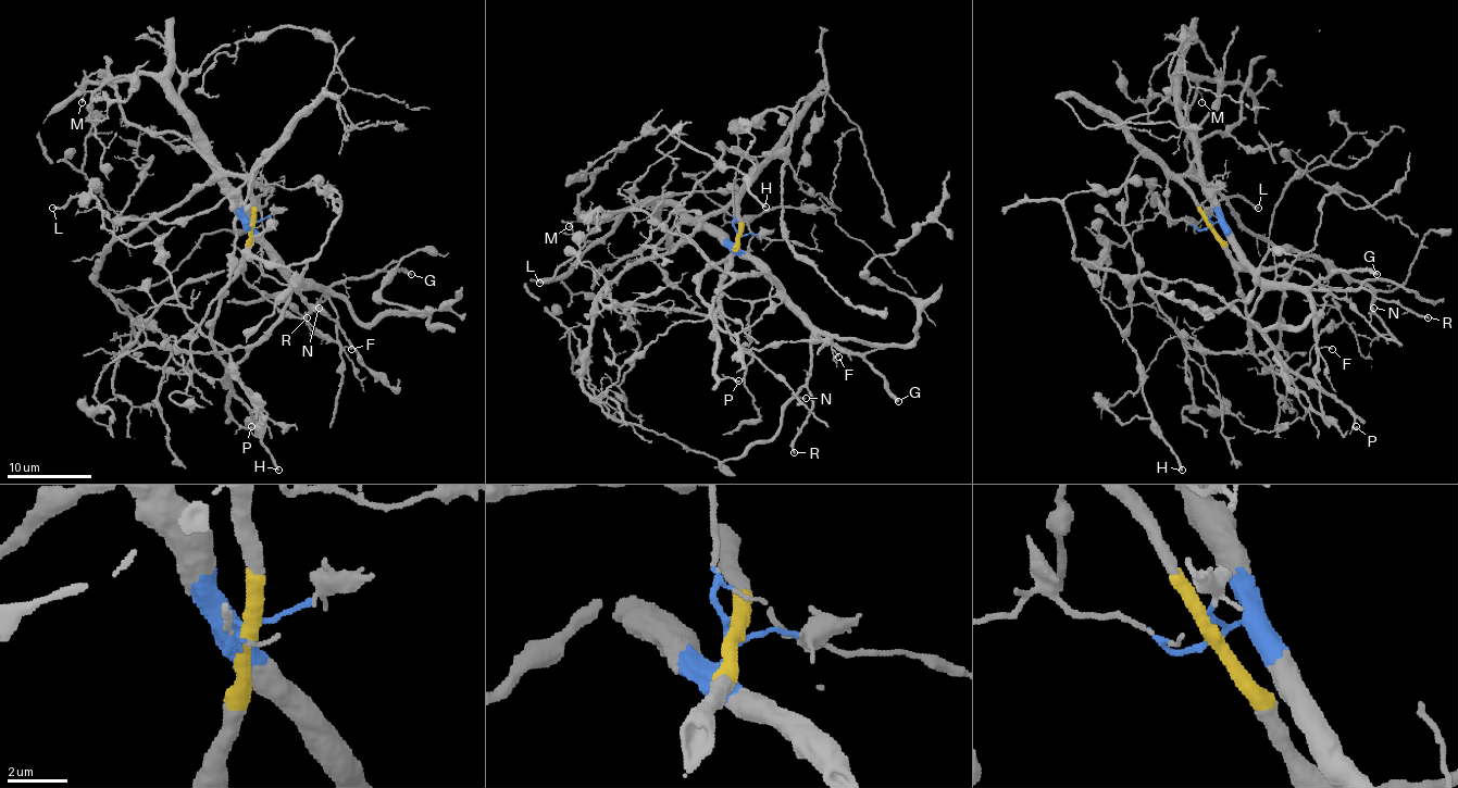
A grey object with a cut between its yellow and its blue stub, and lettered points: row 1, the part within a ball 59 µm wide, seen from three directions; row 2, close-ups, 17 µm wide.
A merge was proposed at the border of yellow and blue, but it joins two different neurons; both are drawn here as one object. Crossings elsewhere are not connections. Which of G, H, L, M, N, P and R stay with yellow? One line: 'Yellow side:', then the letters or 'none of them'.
Yellow side: L, N, P

